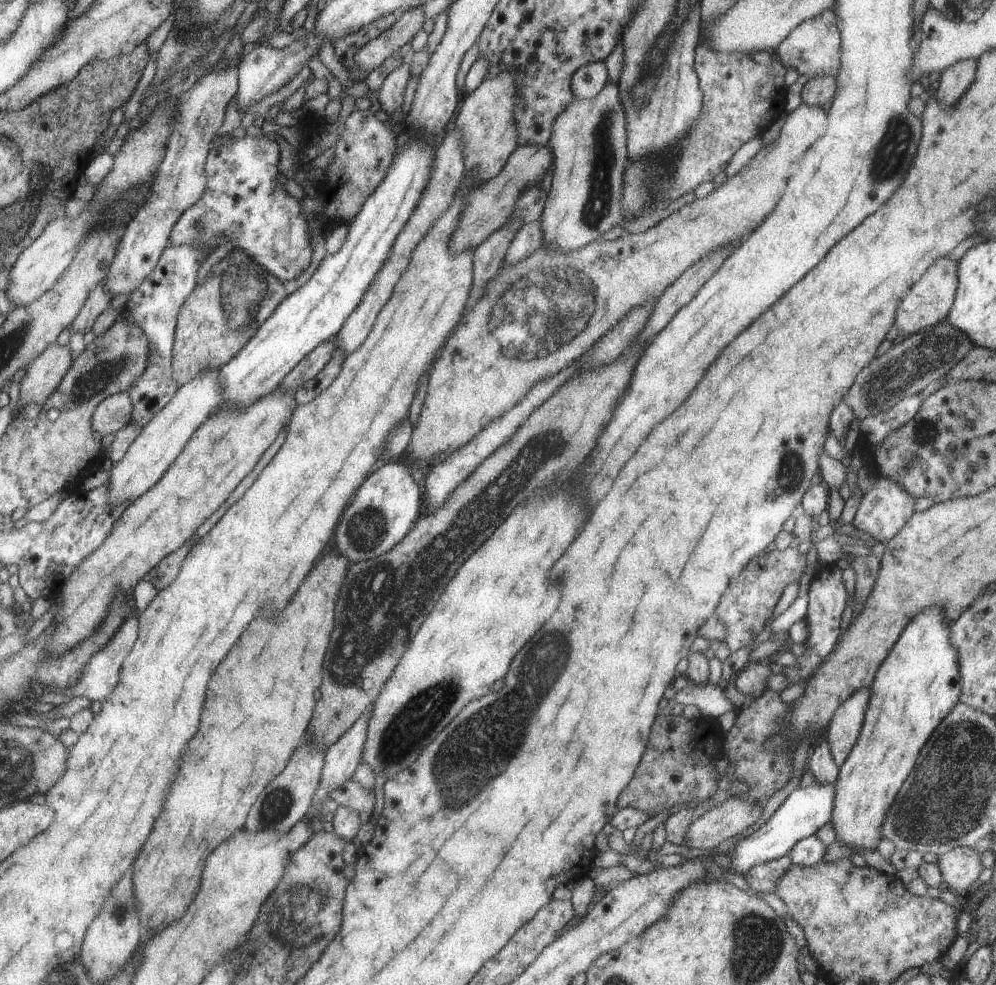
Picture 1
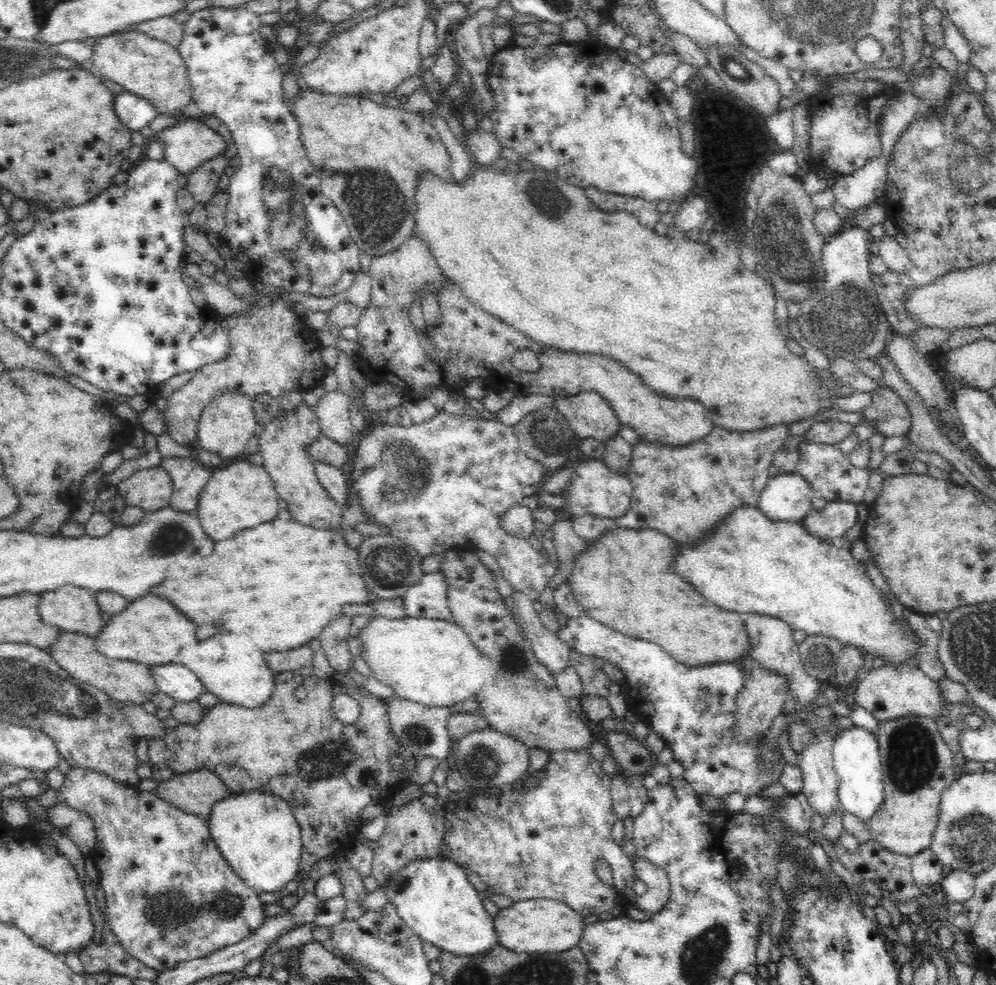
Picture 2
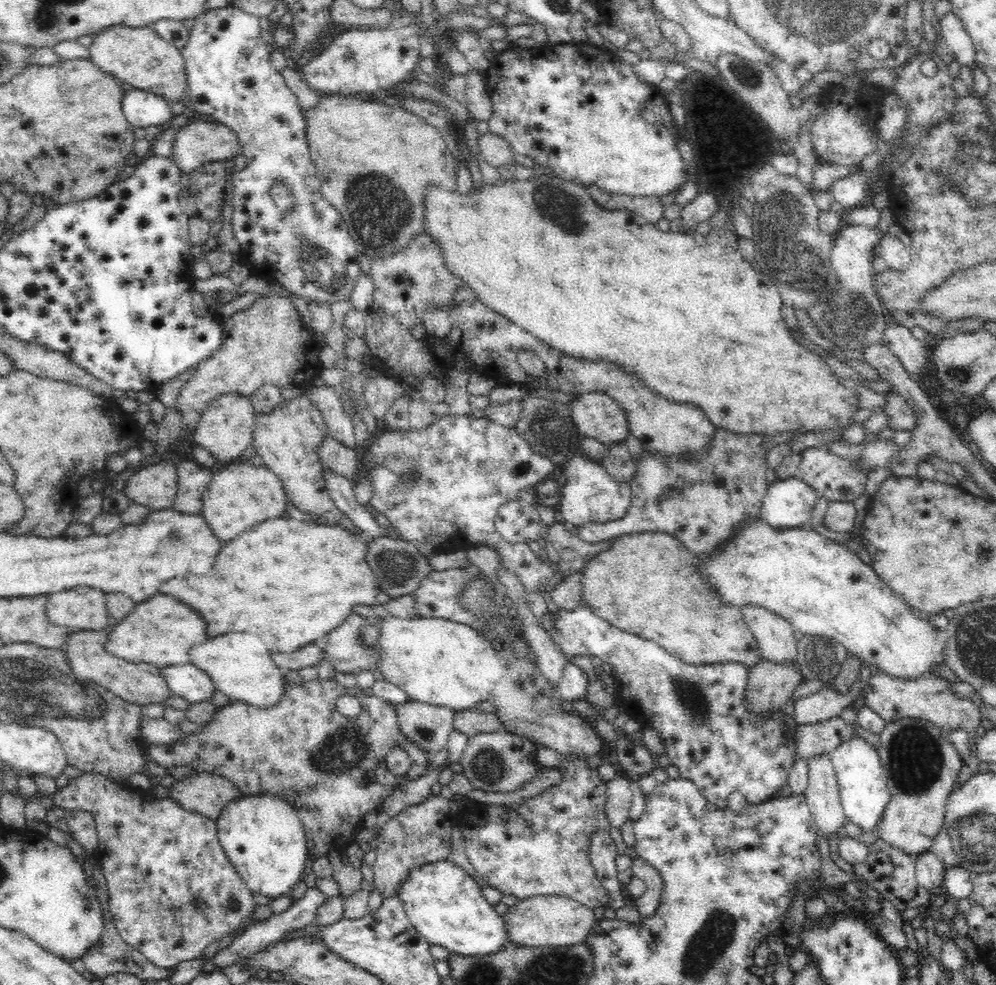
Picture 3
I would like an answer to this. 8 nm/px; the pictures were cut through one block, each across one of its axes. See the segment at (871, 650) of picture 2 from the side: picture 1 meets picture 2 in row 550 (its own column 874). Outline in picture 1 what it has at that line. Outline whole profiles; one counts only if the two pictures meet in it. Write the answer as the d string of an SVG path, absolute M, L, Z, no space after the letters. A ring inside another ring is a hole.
M926 608L916 614L906 626L897 645L878 670L870 688L870 704L866 710L861 735L852 753L839 767L836 787L836 806L829 824L836 830L836 840L854 850L876 850L882 838L882 824L893 806L904 780L914 770L916 760L936 726L959 704L962 694L962 676L958 668L958 648L951 640L951 624L946 624L940 608Z

